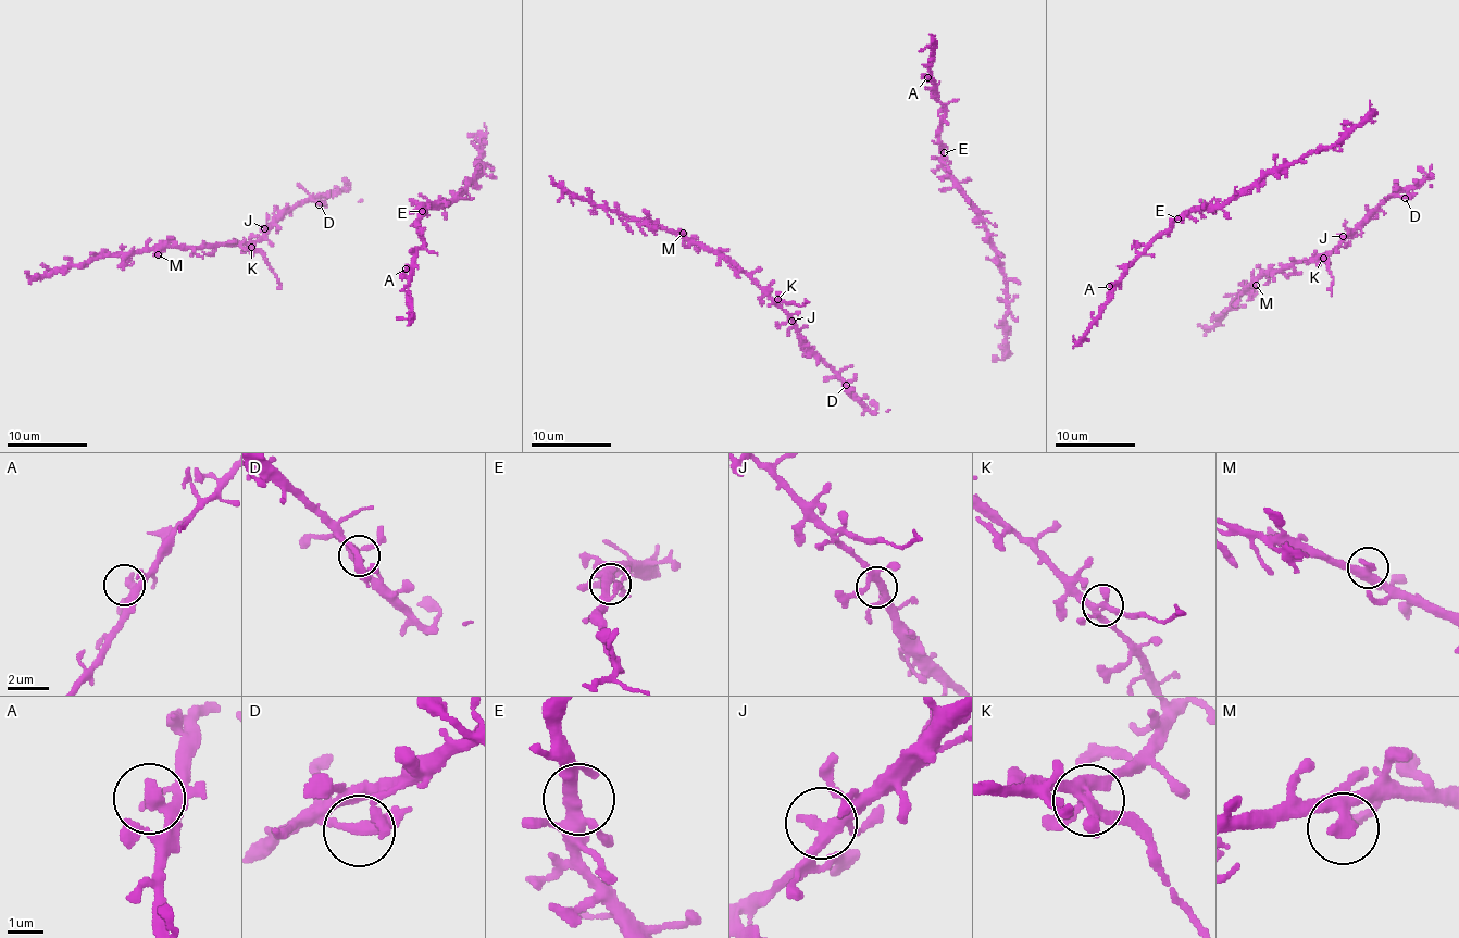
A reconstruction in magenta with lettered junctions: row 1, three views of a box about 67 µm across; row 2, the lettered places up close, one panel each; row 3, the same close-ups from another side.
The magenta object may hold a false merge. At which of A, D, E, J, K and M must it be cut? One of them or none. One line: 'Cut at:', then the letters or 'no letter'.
Cut at: K

